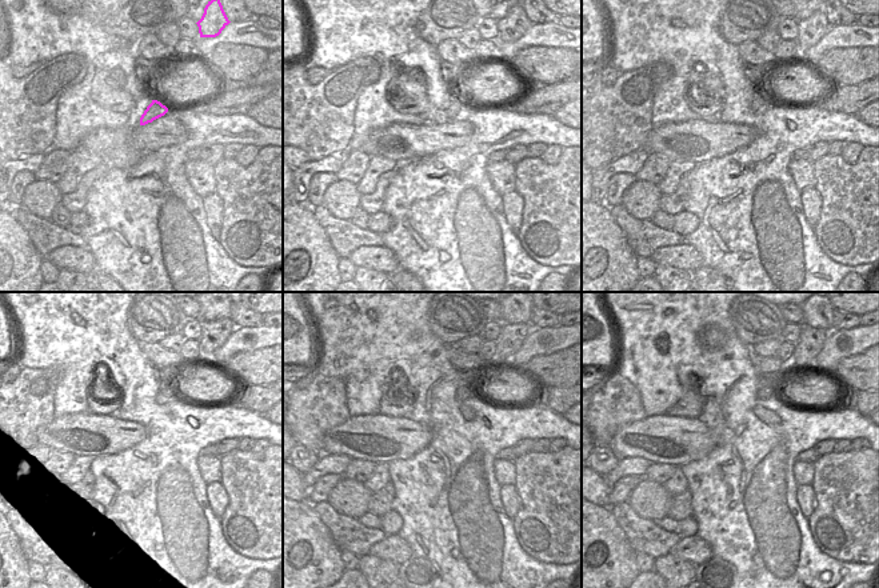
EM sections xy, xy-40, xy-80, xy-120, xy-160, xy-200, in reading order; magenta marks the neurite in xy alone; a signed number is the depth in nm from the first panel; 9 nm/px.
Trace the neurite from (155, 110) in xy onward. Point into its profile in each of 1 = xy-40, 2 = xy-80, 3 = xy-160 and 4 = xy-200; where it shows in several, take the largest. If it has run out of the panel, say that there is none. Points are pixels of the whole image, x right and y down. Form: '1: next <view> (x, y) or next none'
1: next xy-40 (458, 111)
2: next xy-80 (759, 104)
3: next xy-160 (464, 391)
4: next xy-200 (766, 387)

